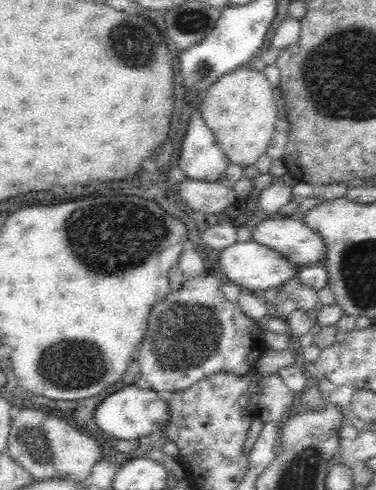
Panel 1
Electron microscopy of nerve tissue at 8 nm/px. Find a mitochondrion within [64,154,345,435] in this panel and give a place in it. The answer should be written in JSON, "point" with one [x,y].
{"point":[187,334]}

